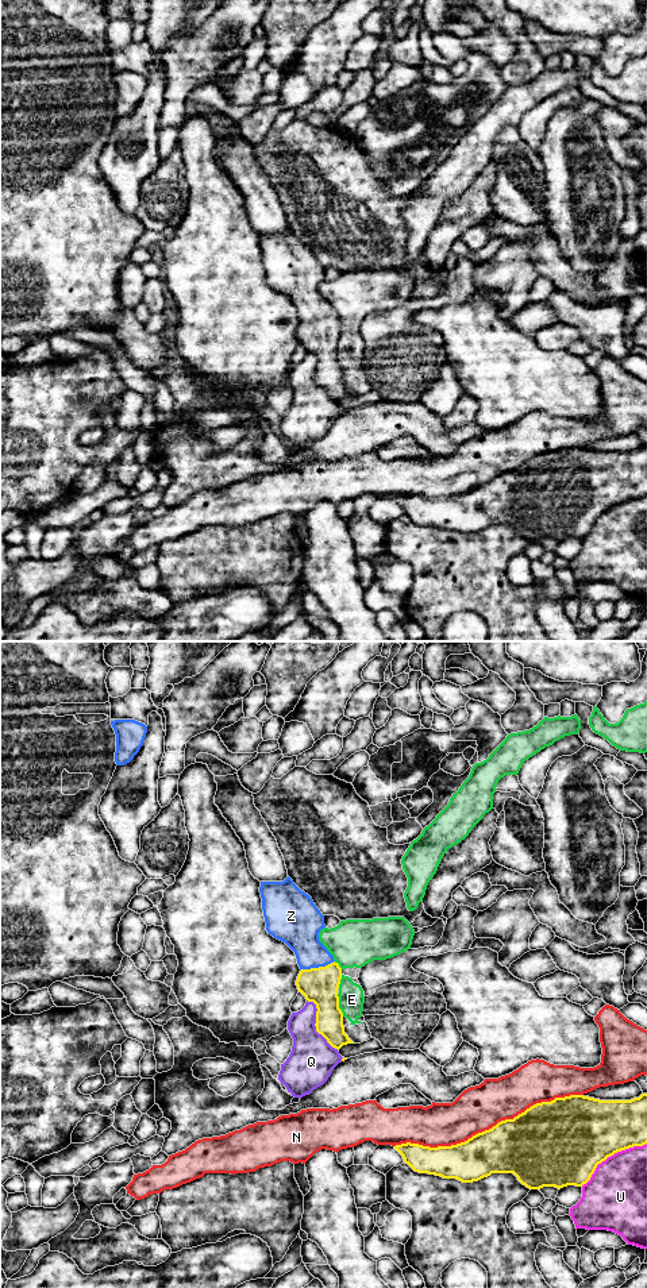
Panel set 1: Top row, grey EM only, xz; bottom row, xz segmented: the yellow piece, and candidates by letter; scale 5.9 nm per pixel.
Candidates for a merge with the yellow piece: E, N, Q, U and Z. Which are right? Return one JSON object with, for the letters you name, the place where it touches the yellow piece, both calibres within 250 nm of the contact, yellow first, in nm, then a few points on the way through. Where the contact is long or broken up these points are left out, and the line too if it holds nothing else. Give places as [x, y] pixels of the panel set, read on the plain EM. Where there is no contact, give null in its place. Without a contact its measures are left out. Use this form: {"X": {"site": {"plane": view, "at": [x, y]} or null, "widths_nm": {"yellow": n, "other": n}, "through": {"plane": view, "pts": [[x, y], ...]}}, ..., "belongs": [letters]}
{"Z": {"site": {"plane": "xz", "at": [319, 319]}, "widths_nm": {"yellow": 220, "other": 220}, "through": {"plane": "xz", "pts": [[320, 336], [319, 319], [299, 282]]}}, "belongs": ["Z"]}

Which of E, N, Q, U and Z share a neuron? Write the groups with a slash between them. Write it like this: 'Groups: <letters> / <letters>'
Groups: E / N / Q / U / Z

